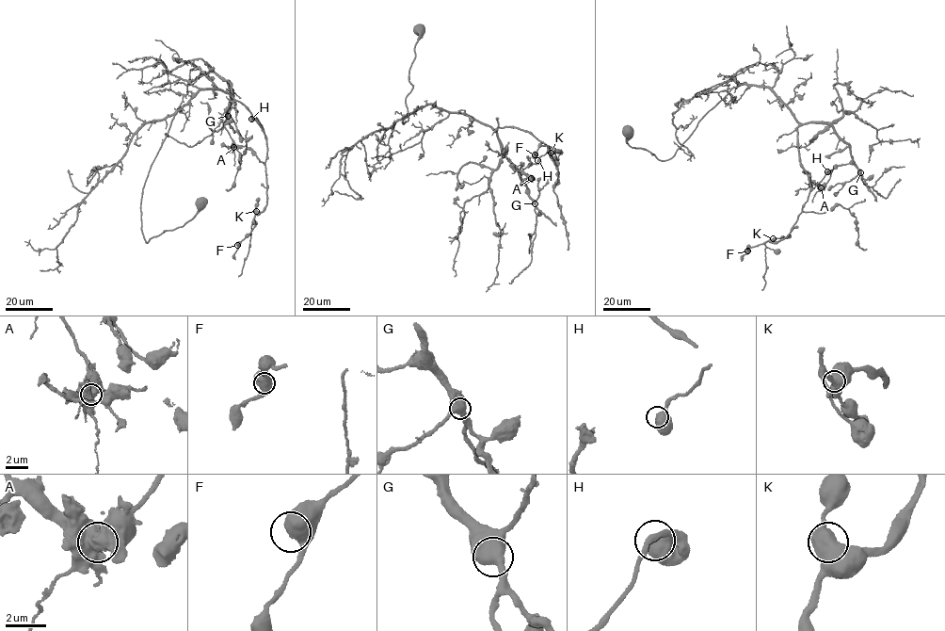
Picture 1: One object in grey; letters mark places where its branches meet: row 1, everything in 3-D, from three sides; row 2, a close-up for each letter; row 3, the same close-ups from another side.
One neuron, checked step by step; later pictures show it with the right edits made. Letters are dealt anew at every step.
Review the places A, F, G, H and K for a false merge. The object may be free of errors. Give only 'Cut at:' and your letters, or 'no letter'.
Cut at: A

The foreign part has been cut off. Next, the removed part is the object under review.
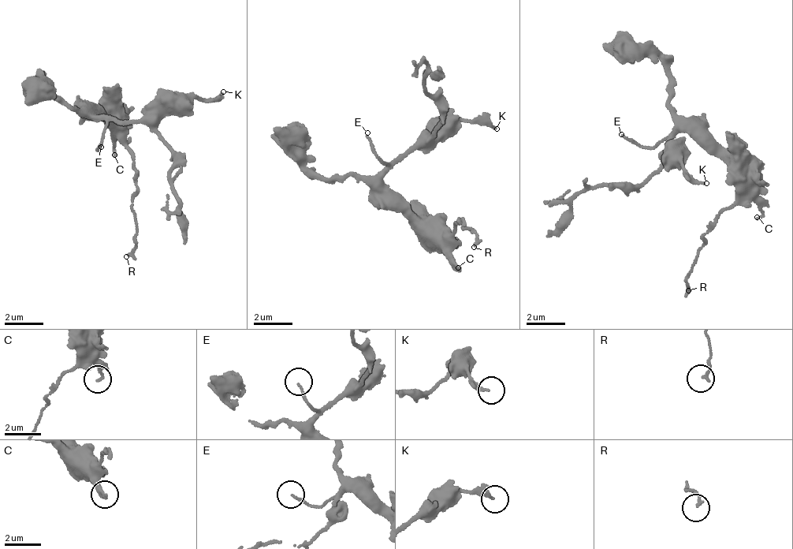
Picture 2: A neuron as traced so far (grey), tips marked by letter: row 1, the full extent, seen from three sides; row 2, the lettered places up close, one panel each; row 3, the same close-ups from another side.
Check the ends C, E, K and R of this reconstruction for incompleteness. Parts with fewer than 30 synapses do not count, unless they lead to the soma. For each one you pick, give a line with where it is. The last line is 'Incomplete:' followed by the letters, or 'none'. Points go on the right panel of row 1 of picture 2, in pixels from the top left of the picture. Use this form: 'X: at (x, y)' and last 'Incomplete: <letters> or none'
C: at (757, 217)
Incomplete: C

